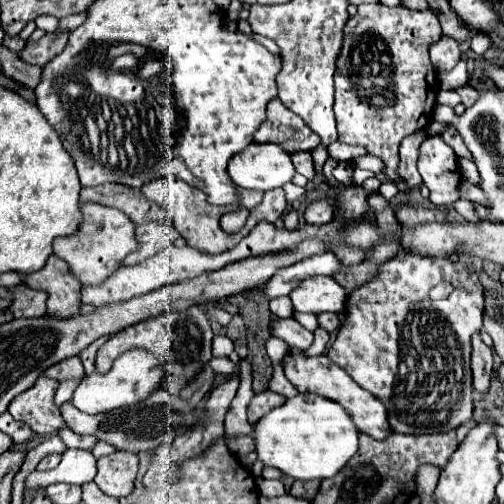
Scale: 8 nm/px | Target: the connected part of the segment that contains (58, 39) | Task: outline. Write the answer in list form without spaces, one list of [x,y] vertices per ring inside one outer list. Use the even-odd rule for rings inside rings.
[[[47,33],[45,37],[41,37],[37,41],[27,41],[27,45],[17,55],[25,63],[43,67],[43,63],[49,63],[57,53],[63,51],[63,47],[67,43],[67,37],[69,37],[67,33],[65,35]]]

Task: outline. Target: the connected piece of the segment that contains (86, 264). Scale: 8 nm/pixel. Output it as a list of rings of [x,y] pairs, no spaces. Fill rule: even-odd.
[[[81,203],[81,211],[83,211],[83,225],[79,227],[79,231],[71,237],[55,239],[53,247],[55,255],[69,265],[69,269],[83,285],[97,285],[105,281],[115,269],[119,269],[125,255],[129,255],[137,247],[135,225],[123,211],[109,209],[105,205]]]

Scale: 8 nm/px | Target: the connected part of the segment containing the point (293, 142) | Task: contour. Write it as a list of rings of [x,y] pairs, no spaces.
[[[273,99],[267,105],[267,121],[257,129],[255,143],[277,143],[287,153],[311,151],[321,139],[313,135],[313,131],[301,121],[301,117],[293,115],[279,99]]]

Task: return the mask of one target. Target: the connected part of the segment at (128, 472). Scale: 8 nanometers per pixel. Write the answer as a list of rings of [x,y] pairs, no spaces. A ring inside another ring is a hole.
[[[115,451],[107,457],[97,459],[97,487],[111,497],[127,497],[135,487],[139,471],[139,457],[127,451]]]

